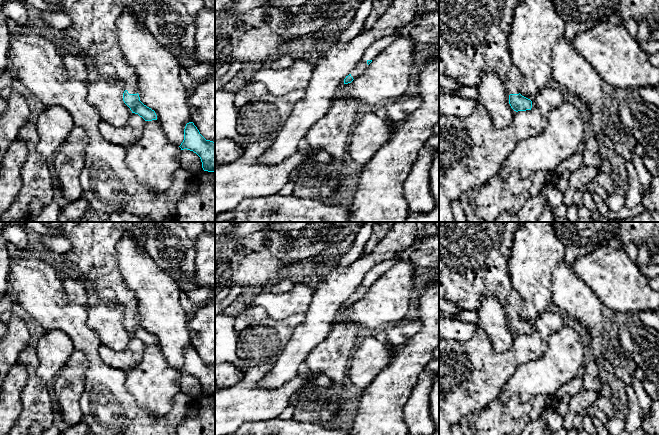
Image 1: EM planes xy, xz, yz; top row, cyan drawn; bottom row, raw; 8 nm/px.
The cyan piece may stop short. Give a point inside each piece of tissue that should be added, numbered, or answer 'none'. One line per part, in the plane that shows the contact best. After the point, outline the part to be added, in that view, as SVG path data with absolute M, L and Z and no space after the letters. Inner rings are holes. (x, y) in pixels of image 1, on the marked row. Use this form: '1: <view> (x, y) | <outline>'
1: xy (94, 30) | M44 0L52 6L61 8L61 14L69 15L72 18L72 26L65 29L66 39L69 43L75 43L80 54L87 63L96 66L110 64L117 73L117 78L125 84L125 90L129 94L138 93L138 78L135 70L124 60L119 44L117 30L117 19L124 8L132 8L138 23L145 26L143 16L144 9L141 0Z

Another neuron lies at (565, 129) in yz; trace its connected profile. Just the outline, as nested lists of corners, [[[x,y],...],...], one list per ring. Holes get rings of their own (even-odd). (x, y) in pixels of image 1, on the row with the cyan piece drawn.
[[[563,102],[550,111],[541,133],[515,145],[497,173],[502,179],[512,172],[519,172],[523,178],[538,171],[550,173],[577,152],[578,145],[586,139],[586,130],[587,123],[579,108]]]

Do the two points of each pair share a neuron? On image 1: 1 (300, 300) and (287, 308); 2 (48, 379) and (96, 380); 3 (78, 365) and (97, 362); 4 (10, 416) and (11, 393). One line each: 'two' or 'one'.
1: one
2: two
3: two
4: one

